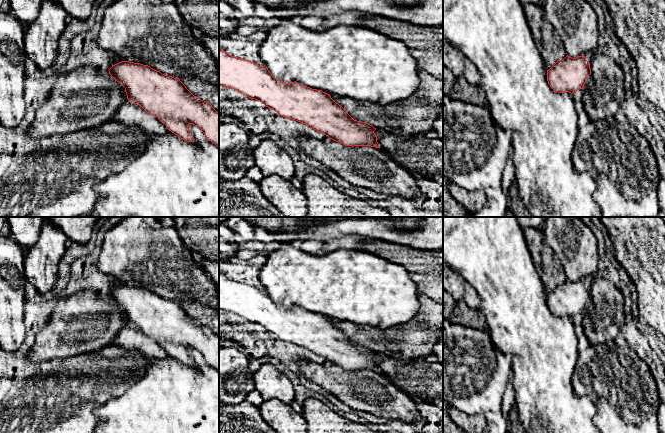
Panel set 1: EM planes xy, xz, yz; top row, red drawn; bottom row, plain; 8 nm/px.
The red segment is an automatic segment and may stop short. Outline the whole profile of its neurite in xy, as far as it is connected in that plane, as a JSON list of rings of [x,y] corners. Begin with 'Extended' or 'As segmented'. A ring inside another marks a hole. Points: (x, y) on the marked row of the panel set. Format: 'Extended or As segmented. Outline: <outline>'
As segmented. Outline: [[[129,61],[112,65],[108,71],[125,88],[129,101],[157,117],[169,131],[194,142],[188,129],[193,124],[219,148],[219,113],[209,102],[194,96],[180,79]]]

